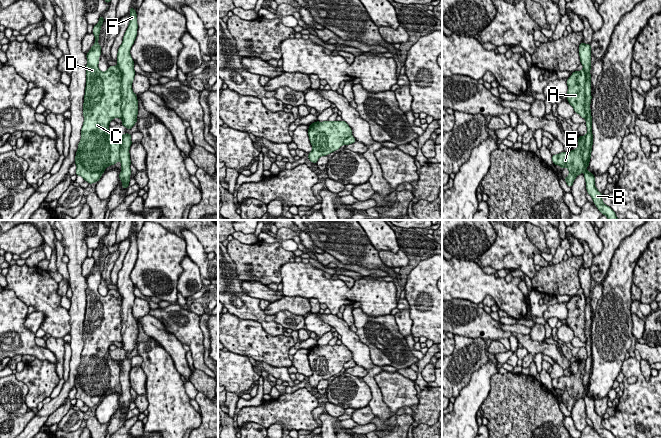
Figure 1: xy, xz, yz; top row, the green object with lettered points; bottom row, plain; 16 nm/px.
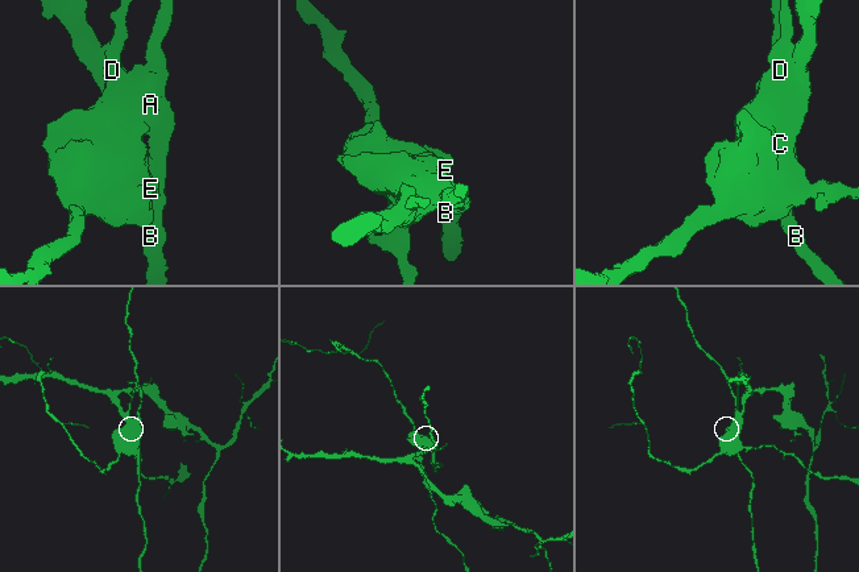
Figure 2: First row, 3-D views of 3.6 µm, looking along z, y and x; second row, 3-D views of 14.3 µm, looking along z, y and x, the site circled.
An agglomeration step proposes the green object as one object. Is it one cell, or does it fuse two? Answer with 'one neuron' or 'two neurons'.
two neurons

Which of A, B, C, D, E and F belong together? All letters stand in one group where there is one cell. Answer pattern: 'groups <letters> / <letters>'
groups A C D E / B F

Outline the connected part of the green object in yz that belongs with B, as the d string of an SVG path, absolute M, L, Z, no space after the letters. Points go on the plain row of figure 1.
M583 265L579 269L579 280L580 286L583 289L583 294L586 296L586 309L585 309L585 318L586 318L586 350L587 350L587 358L585 359L585 373L583 375L583 384L586 391L584 396L584 401L586 405L586 413L587 417L592 421L592 424L598 434L602 438L615 438L615 436L607 429L605 429L602 425L602 418L595 411L595 400L593 397L590 397L587 392L589 390L591 375L593 369L593 358L592 358L592 340L590 337L590 327L591 327L591 268L584 268Z

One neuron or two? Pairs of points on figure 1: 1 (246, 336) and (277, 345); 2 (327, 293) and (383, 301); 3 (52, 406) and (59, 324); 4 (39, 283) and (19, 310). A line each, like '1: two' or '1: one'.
1: one
2: one
3: two
4: two

